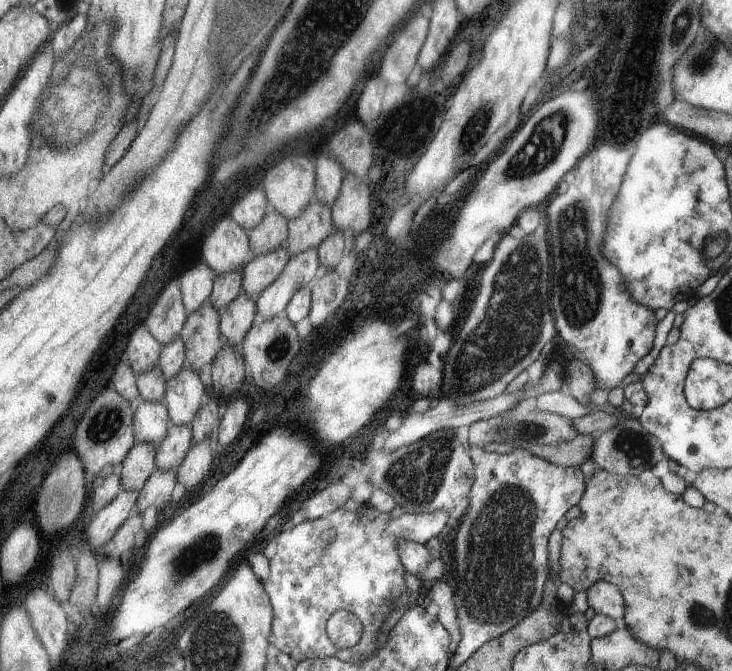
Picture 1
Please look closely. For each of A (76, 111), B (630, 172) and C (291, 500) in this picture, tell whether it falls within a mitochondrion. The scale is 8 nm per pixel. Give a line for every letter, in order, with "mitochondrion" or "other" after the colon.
A: mitochondrion
B: other
C: other

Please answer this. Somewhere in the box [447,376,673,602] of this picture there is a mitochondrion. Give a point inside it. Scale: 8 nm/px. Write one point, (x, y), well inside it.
(634, 446)

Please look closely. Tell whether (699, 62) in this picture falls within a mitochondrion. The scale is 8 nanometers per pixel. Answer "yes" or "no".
yes

